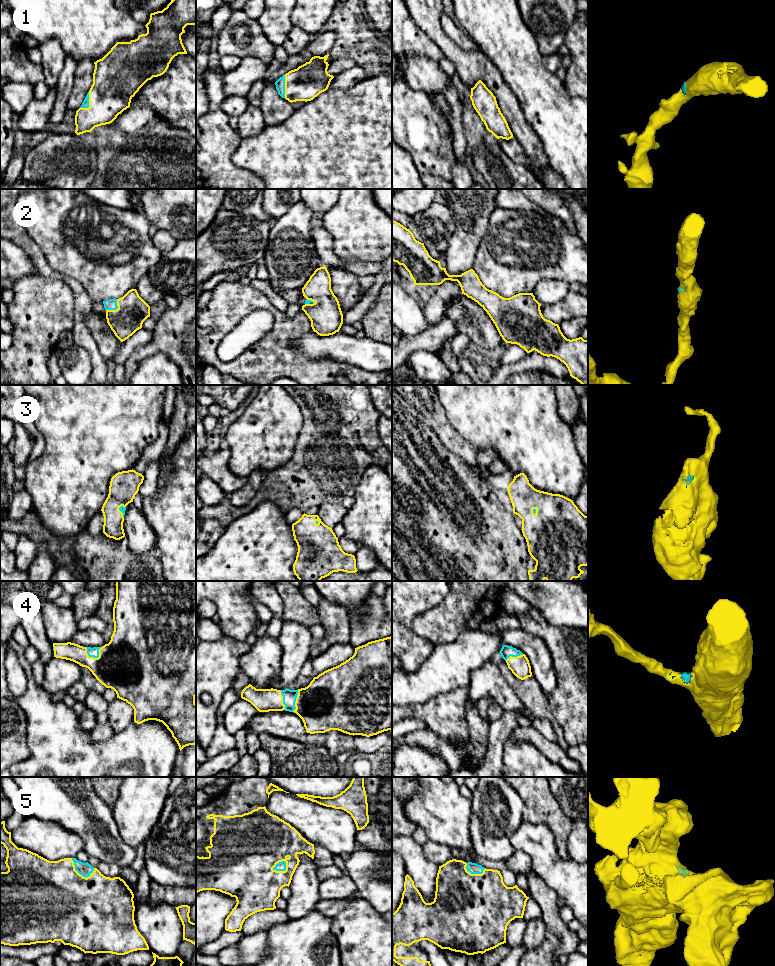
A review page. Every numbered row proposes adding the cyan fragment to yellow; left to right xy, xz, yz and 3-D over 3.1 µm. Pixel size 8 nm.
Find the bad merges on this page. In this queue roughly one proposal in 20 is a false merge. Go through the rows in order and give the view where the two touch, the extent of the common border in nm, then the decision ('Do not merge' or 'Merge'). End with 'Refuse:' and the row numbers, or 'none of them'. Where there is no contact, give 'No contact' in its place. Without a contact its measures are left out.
1: Touches yellow in xz. Shared border 180 nm. Merge
2: Touches yellow in xy. Shared border 130 nm. Merge
3: Touches yellow in xy. Shared border 110 nm. Merge
4: Touches yellow in xy. Shared border 140 nm. Merge
5: Touches yellow in xy. Shared border 220 nm. Merge
Refuse: none of them

